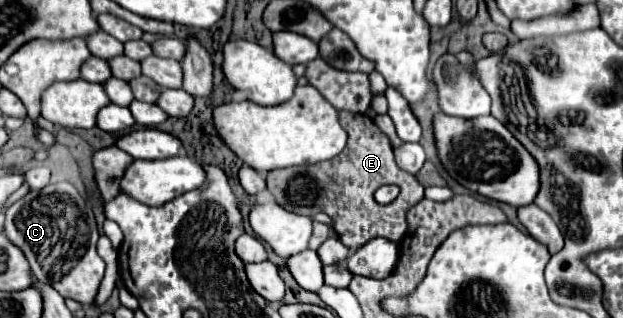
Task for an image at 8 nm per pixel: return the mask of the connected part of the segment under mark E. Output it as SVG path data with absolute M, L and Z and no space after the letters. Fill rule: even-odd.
M338 112L338 118L348 134L344 152L340 152L340 156L334 156L332 162L272 170L266 176L268 190L288 212L314 216L316 210L328 214L334 222L334 230L340 242L344 242L344 246L348 246L352 252L378 236L400 242L406 234L406 212L424 198L424 188L416 180L416 176L396 166L388 136L374 124L368 114ZM382 184L400 186L398 198L388 206L382 206L374 200L374 192Z

